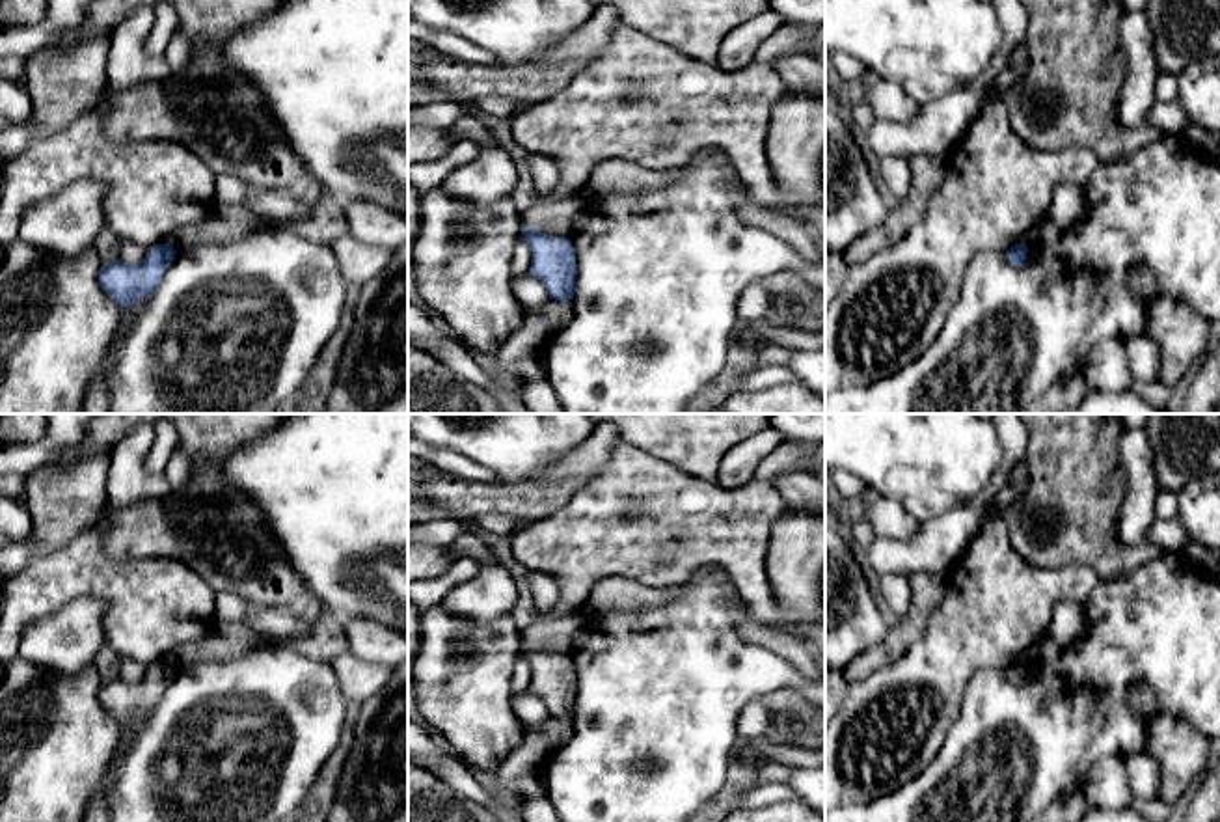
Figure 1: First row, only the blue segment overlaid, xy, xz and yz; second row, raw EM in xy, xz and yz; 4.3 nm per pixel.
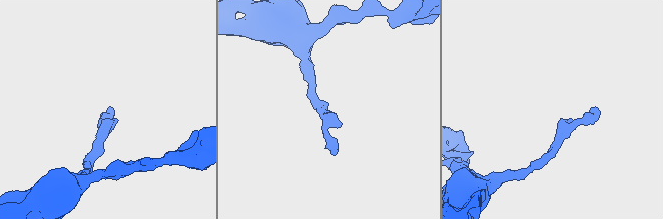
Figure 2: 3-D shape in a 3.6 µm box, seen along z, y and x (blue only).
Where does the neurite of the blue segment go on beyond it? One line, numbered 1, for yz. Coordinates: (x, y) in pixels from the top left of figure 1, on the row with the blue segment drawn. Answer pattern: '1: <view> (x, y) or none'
1: none

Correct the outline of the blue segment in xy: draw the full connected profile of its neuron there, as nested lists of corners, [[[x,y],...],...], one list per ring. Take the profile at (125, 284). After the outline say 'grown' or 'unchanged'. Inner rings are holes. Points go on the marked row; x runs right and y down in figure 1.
[[[166,242],[147,248],[145,257],[136,265],[114,259],[101,267],[99,283],[119,309],[129,308],[158,287],[173,257],[175,250]]] | unchanged

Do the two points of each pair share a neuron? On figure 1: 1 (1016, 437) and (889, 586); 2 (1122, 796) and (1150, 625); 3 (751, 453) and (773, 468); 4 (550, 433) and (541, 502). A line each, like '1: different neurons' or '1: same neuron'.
1: different neurons
2: different neurons
3: different neurons
4: different neurons

